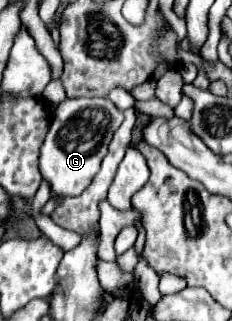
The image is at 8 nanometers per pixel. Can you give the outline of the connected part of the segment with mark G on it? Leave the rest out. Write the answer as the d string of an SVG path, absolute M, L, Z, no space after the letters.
M74 98L58 104L56 120L52 122L46 140L40 148L40 172L58 196L82 194L96 176L102 158L108 152L112 134L122 124L122 112L106 98Z

